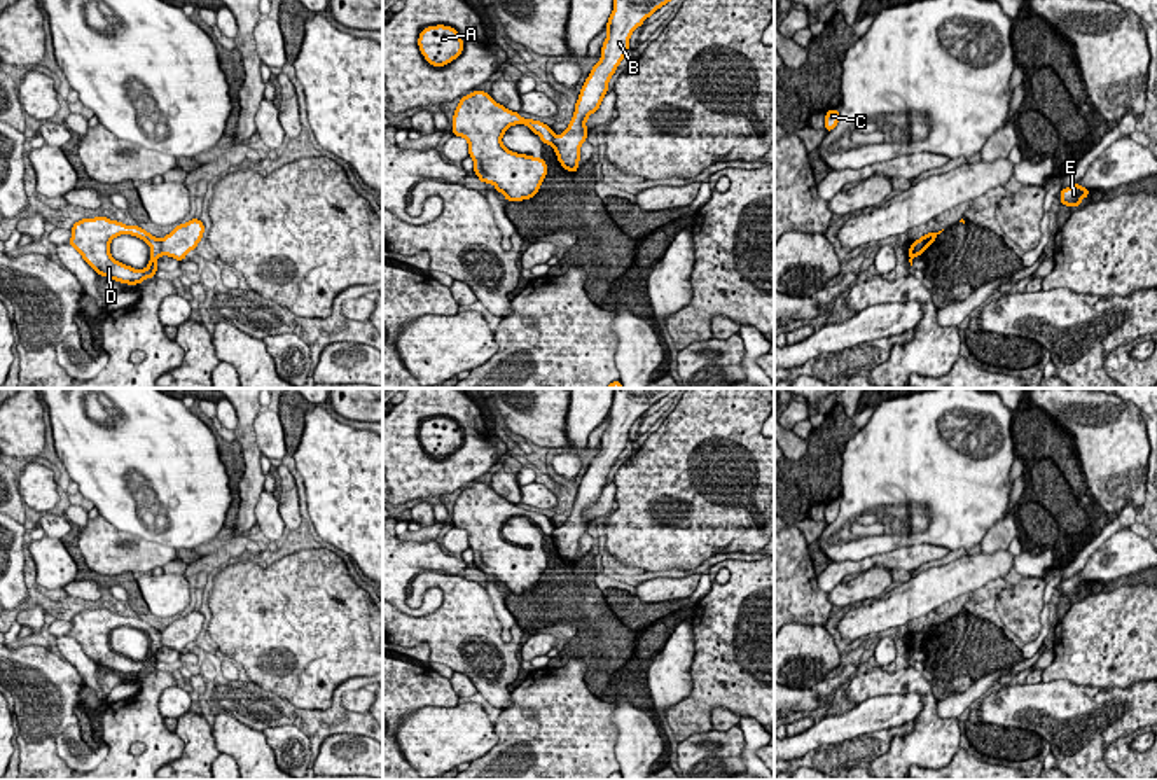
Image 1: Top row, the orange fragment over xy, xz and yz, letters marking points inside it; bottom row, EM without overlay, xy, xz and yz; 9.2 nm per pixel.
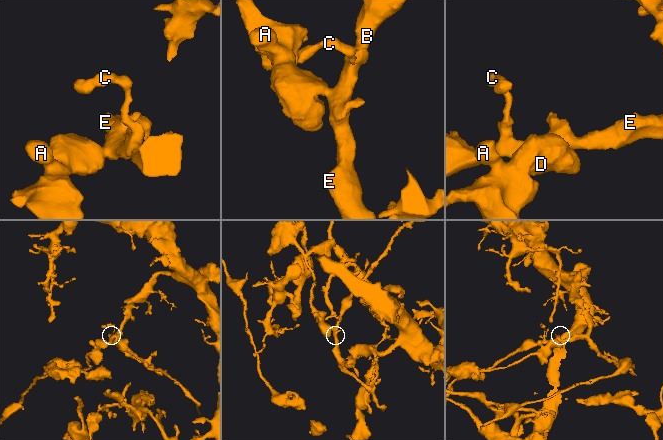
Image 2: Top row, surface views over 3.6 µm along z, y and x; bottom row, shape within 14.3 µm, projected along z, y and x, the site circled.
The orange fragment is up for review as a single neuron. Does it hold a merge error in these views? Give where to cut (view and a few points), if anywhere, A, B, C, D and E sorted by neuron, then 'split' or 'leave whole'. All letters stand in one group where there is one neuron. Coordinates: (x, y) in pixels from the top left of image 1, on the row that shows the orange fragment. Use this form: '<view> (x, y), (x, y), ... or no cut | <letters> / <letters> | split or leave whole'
xy (159, 240), (163, 254) | A D / B C E | split

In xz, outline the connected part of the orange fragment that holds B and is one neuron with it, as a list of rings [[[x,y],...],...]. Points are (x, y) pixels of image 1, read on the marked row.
[[[613,0],[613,10],[605,26],[606,38],[601,58],[585,79],[568,128],[551,142],[558,161],[568,171],[578,170],[580,145],[587,140],[585,121],[594,114],[608,93],[608,80],[629,49],[633,31],[657,9],[671,0]]]

